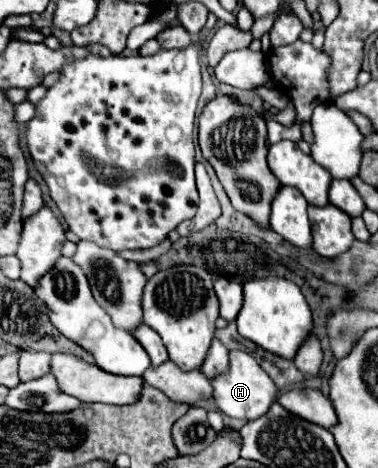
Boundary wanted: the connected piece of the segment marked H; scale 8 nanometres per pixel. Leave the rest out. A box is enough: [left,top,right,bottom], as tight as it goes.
[213,351,279,421]

